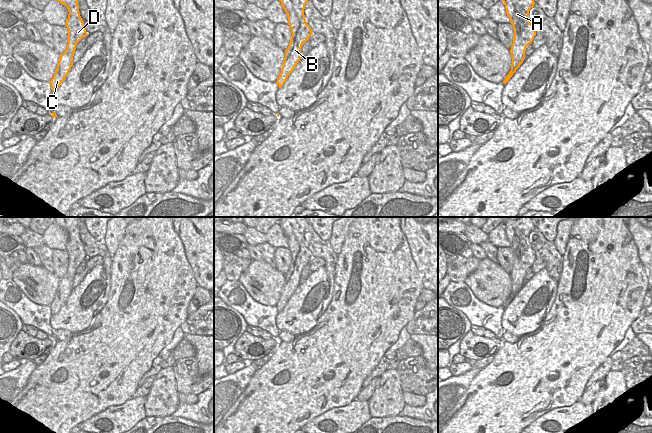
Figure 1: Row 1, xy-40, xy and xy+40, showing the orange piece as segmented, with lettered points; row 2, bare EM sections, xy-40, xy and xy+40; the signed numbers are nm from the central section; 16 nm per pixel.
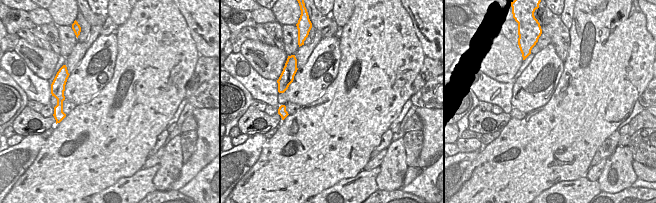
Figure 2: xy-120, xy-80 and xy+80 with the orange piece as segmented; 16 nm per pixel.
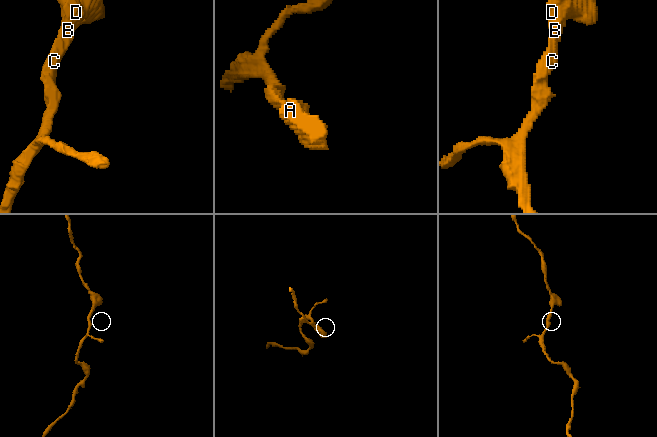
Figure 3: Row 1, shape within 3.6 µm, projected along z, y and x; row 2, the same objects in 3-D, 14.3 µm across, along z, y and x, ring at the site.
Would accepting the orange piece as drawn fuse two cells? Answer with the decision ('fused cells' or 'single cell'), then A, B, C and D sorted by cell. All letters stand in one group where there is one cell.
single cell; A B C D

